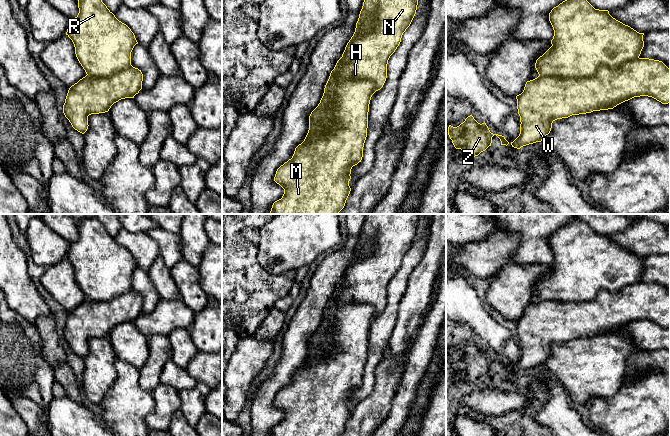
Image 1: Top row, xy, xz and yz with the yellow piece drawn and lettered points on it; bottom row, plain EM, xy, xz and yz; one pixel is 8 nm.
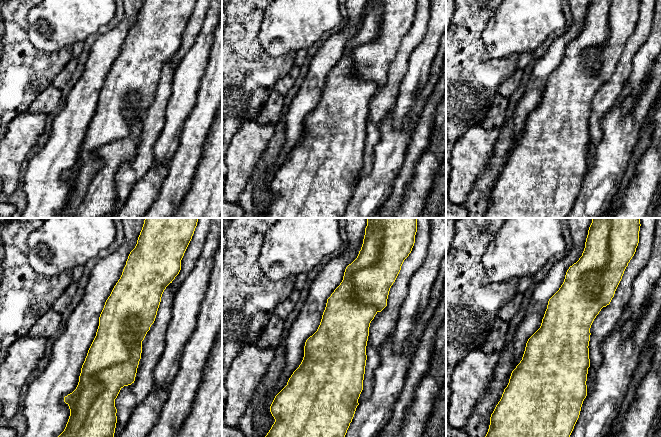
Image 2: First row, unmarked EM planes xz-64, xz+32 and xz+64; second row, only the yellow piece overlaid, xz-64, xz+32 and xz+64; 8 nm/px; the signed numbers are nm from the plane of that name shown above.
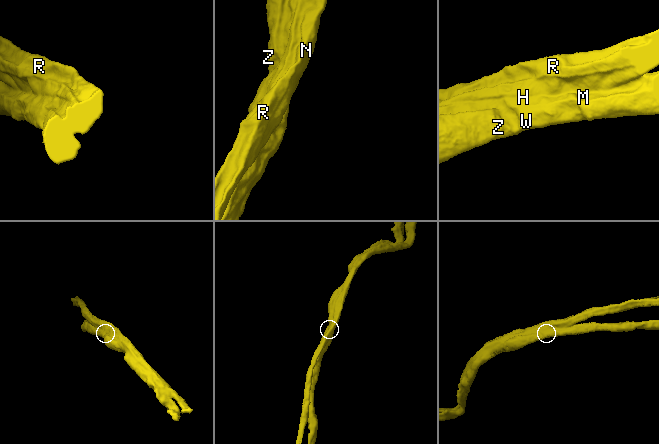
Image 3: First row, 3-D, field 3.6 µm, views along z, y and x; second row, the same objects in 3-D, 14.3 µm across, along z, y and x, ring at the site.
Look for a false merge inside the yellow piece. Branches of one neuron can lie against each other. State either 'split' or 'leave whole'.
split

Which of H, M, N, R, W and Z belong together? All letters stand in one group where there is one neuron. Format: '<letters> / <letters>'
H N R / M W Z

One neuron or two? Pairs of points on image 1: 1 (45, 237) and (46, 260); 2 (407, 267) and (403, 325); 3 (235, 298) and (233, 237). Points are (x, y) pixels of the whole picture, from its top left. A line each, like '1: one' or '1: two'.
1: one
2: two
3: one

